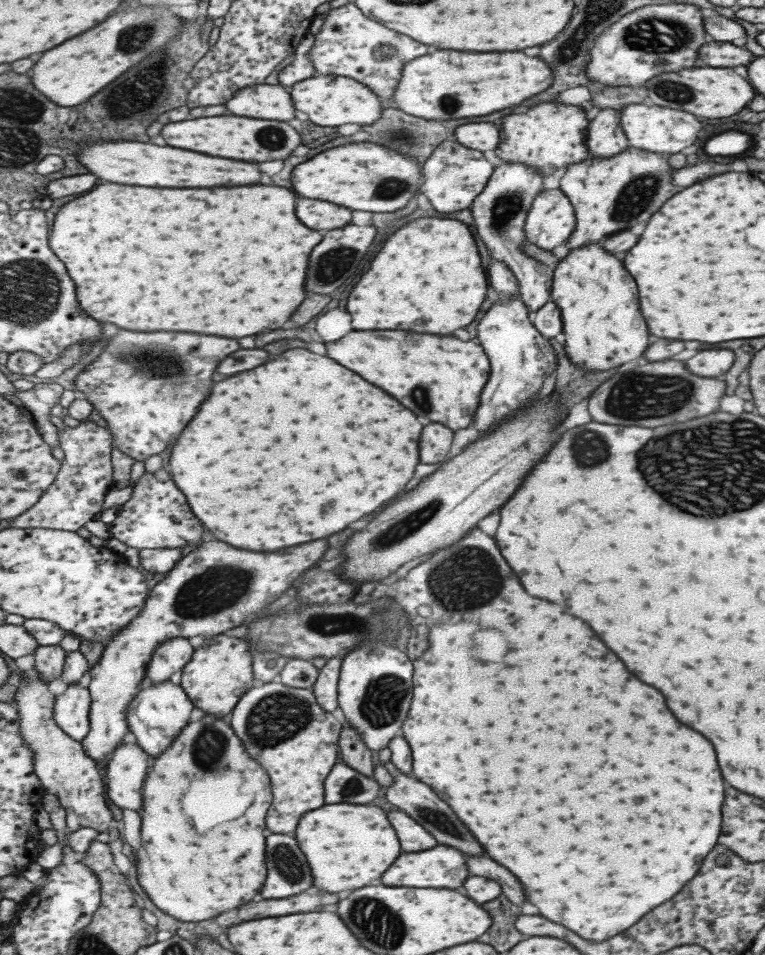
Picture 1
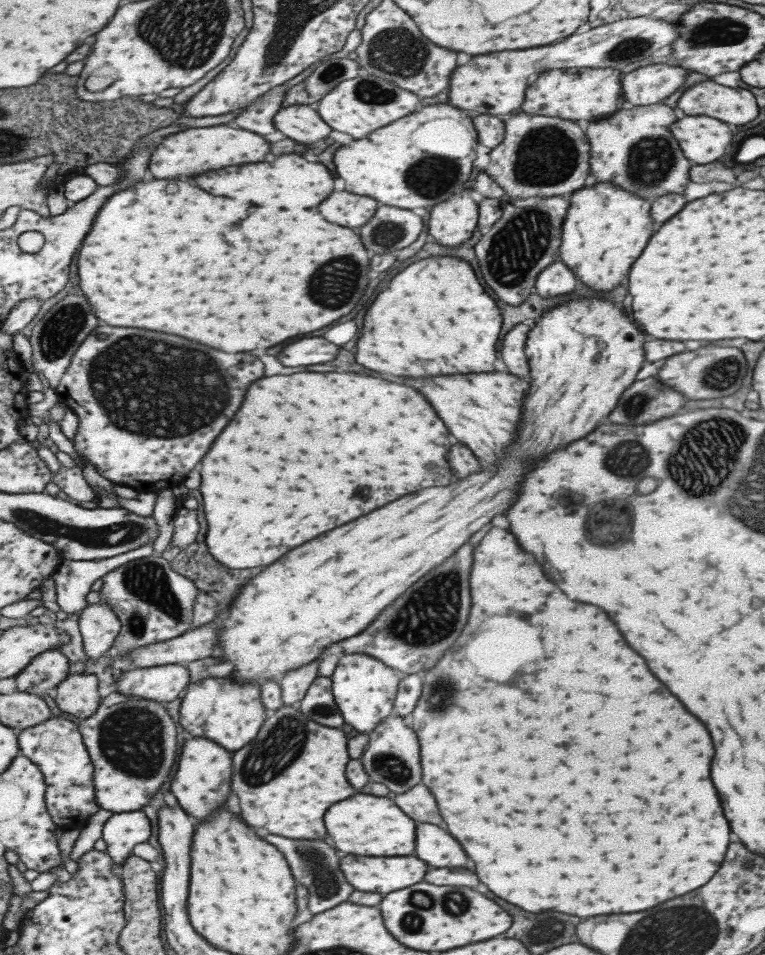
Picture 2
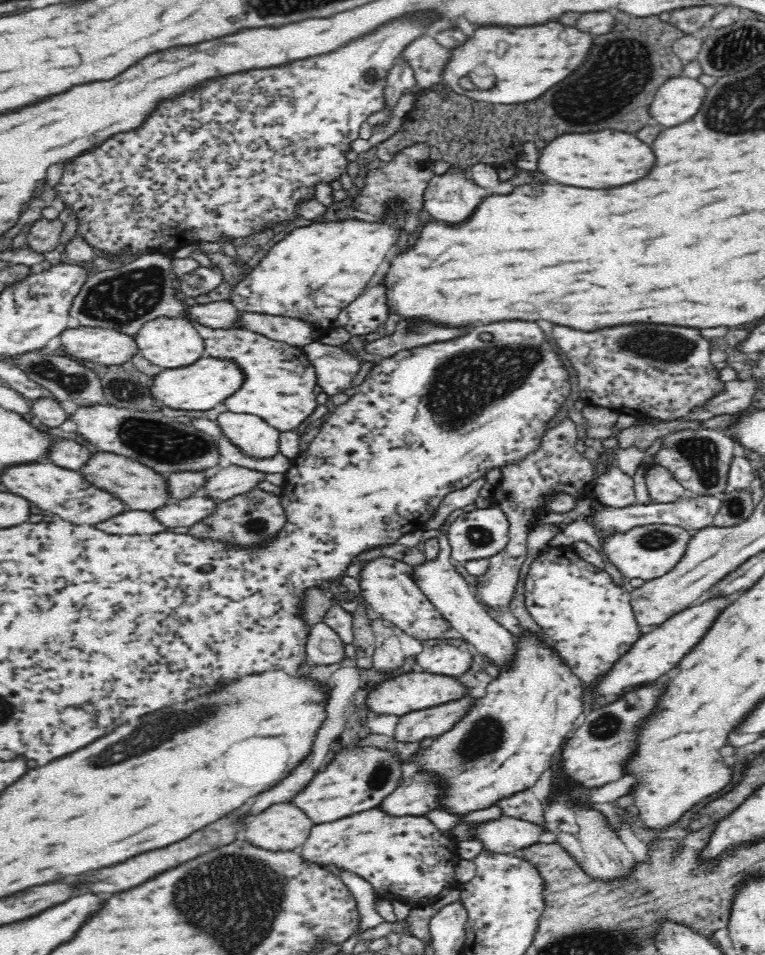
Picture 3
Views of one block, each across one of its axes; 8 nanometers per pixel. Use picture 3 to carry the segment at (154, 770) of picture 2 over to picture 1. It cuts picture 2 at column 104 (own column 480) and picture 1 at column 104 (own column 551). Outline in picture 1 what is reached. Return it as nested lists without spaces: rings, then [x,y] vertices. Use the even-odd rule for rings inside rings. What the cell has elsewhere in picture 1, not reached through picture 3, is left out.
[[[213,540],[185,556],[175,570],[151,590],[145,610],[131,620],[127,628],[115,634],[115,638],[105,646],[99,662],[89,670],[93,708],[91,732],[83,740],[87,754],[105,768],[113,762],[111,758],[123,746],[125,736],[133,732],[129,726],[129,710],[133,700],[137,700],[149,682],[149,664],[153,662],[159,646],[177,638],[189,640],[205,634],[221,636],[231,628],[245,626],[257,610],[265,610],[265,606],[281,598],[307,568],[323,558],[325,552],[325,540],[271,554],[239,550],[227,542]]]

